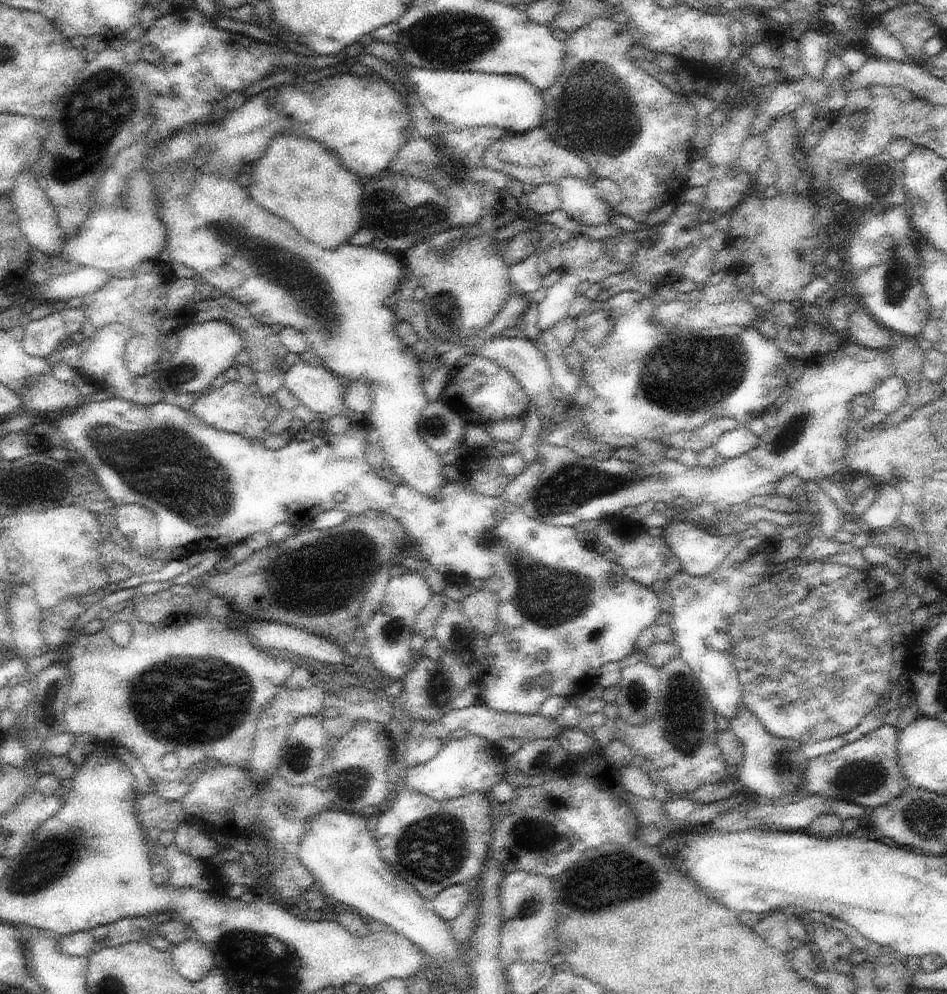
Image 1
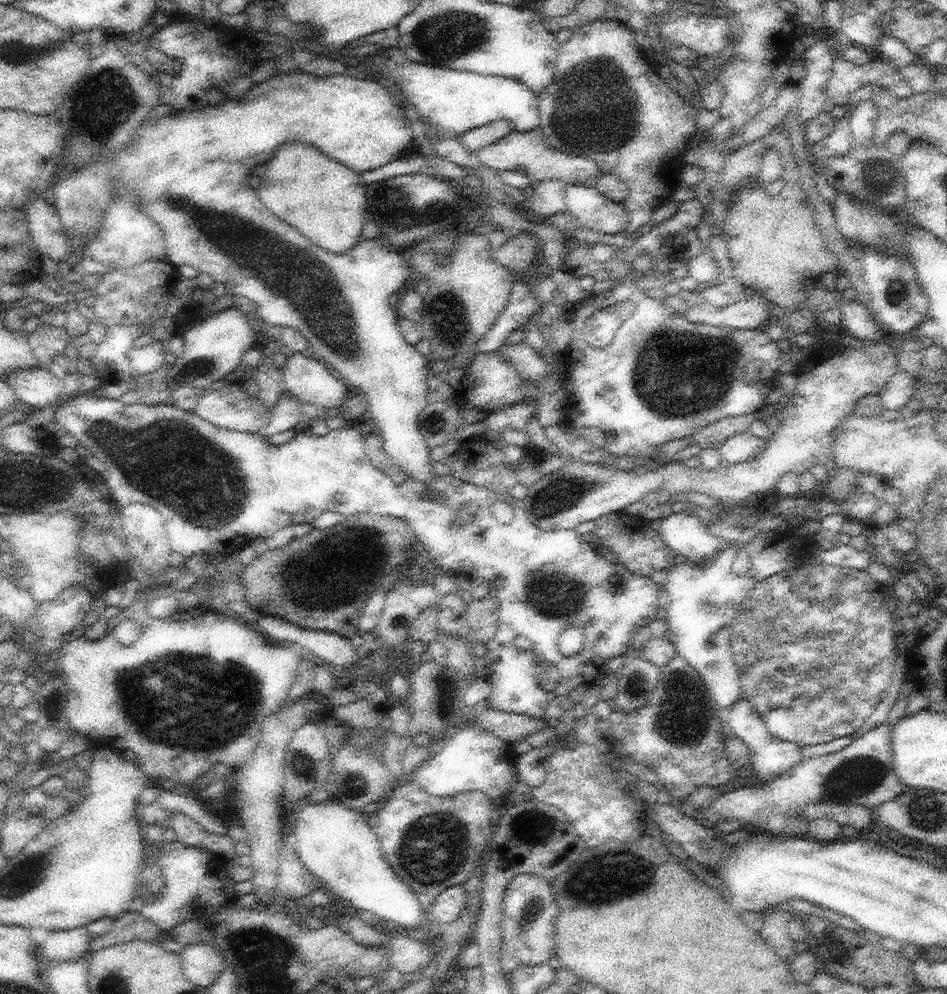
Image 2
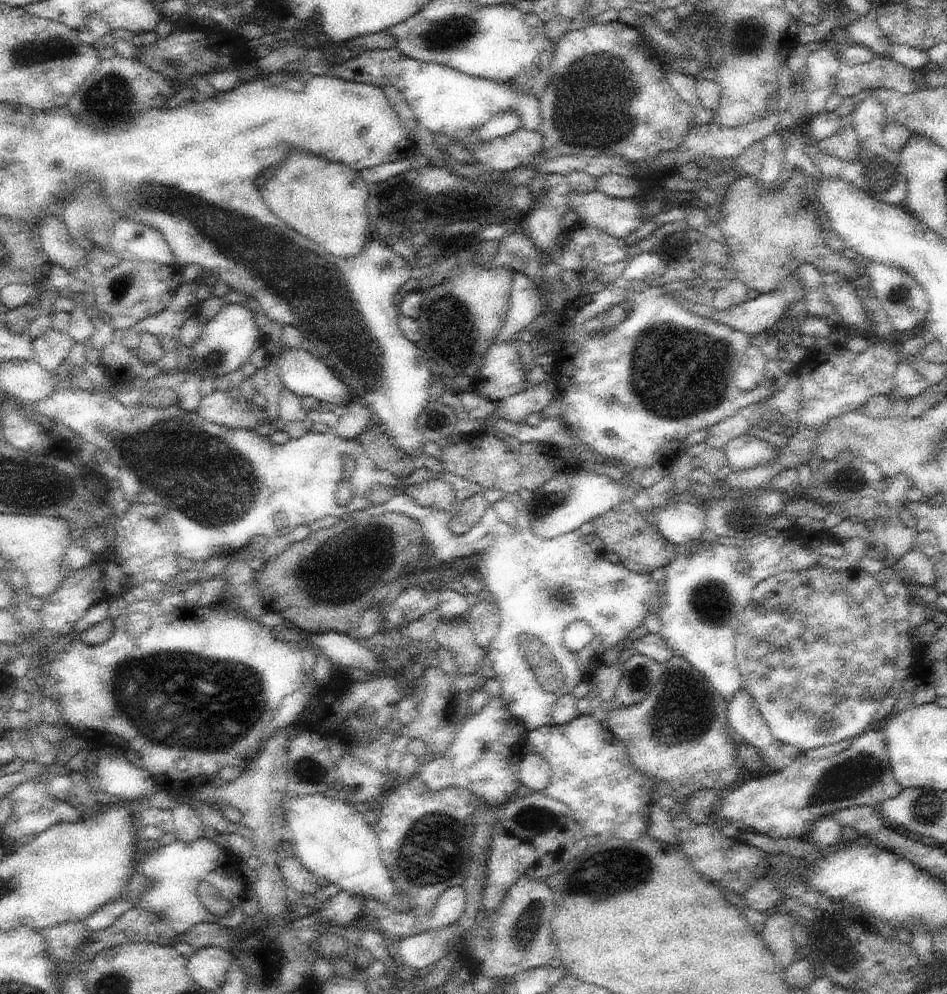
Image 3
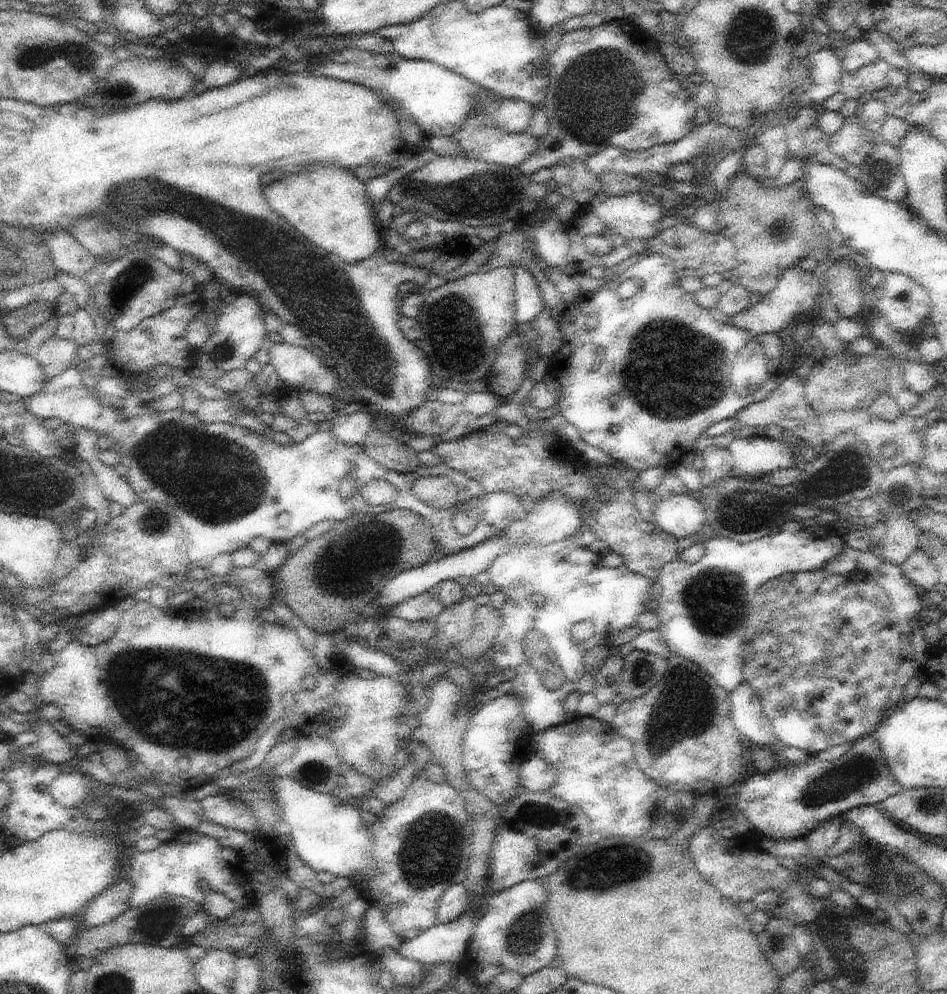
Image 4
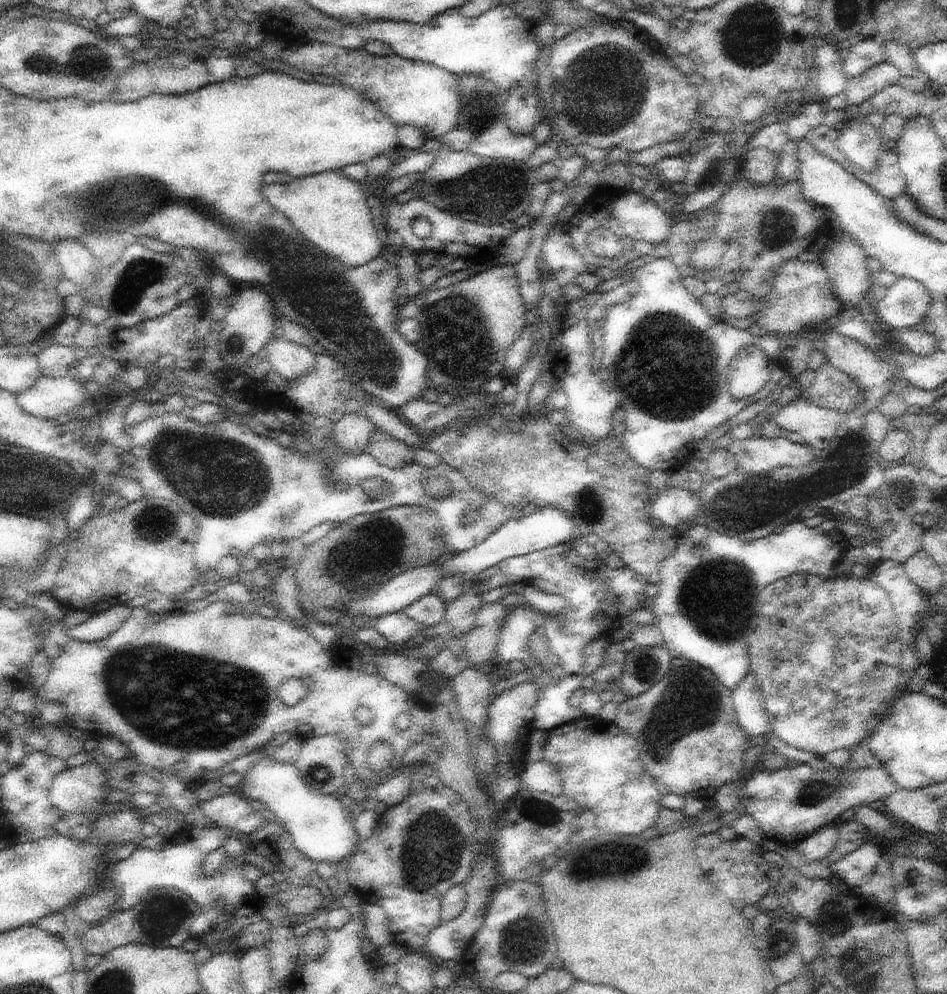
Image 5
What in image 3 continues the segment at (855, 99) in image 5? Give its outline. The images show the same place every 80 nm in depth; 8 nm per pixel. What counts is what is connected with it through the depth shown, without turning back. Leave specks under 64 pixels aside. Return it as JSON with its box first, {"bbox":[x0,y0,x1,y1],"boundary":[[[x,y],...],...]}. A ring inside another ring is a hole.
{"bbox":[836,56,915,98],"boundary":[[[877,56],[872,62],[862,63],[855,67],[850,67],[841,60],[836,79],[836,94],[843,98],[855,97],[861,90],[881,89],[882,87],[897,90],[902,94],[912,92],[915,88],[913,70],[901,65],[898,61],[891,61],[881,56]]]}

